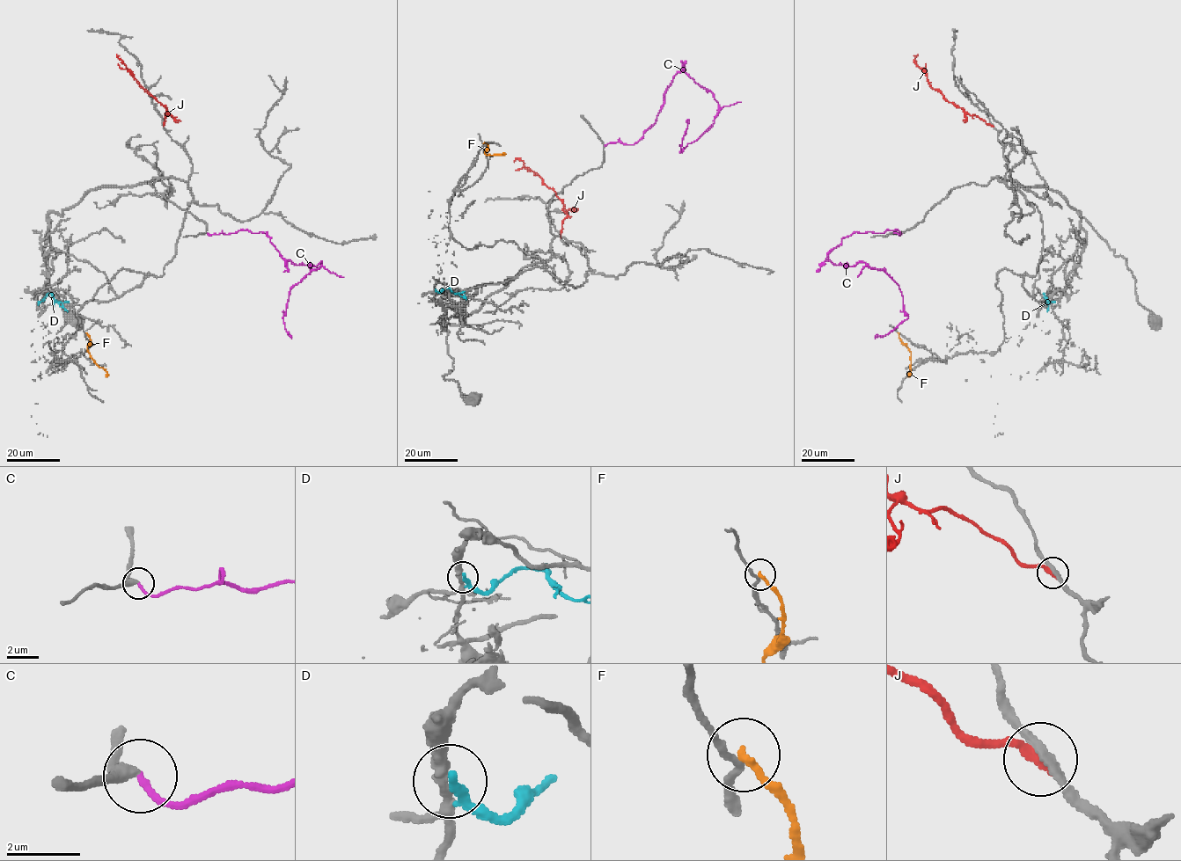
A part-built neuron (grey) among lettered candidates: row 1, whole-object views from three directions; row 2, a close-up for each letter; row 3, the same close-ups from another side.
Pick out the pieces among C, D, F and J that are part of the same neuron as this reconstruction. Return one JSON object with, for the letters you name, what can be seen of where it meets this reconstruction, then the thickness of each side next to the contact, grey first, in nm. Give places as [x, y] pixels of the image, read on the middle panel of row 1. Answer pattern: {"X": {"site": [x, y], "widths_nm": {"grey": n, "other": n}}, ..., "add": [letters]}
{"C": {"site": [605, 145], "widths_nm": {"grey": 360, "other": 190}}, "add": ["C"]}

